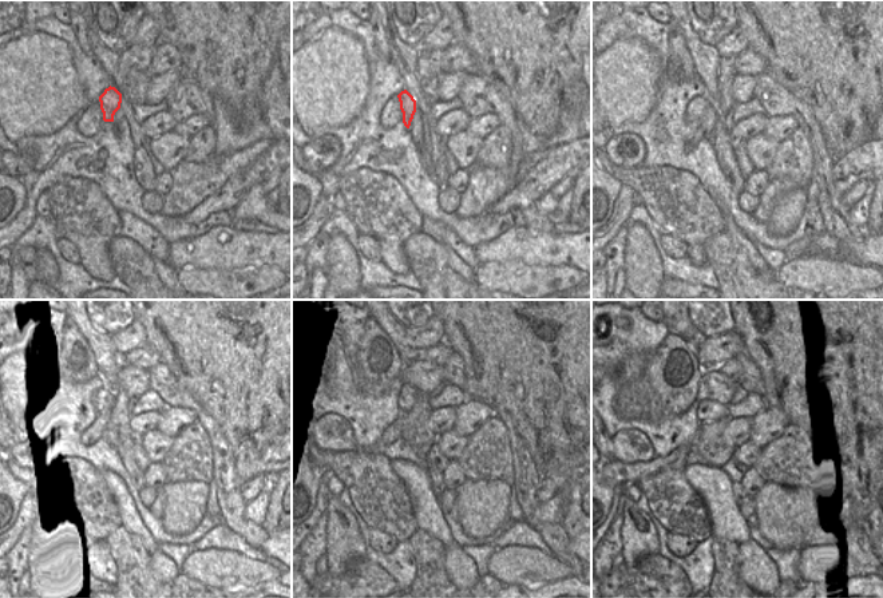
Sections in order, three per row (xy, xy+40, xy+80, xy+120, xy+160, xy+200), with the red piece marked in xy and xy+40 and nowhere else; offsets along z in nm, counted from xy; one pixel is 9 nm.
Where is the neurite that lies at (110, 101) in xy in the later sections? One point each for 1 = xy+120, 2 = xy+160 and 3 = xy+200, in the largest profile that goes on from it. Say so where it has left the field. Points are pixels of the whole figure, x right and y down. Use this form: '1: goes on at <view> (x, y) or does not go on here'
1: goes on at xy+120 (95, 431)
2: goes on at xy+160 (394, 432)
3: goes on at xy+200 (618, 474)

